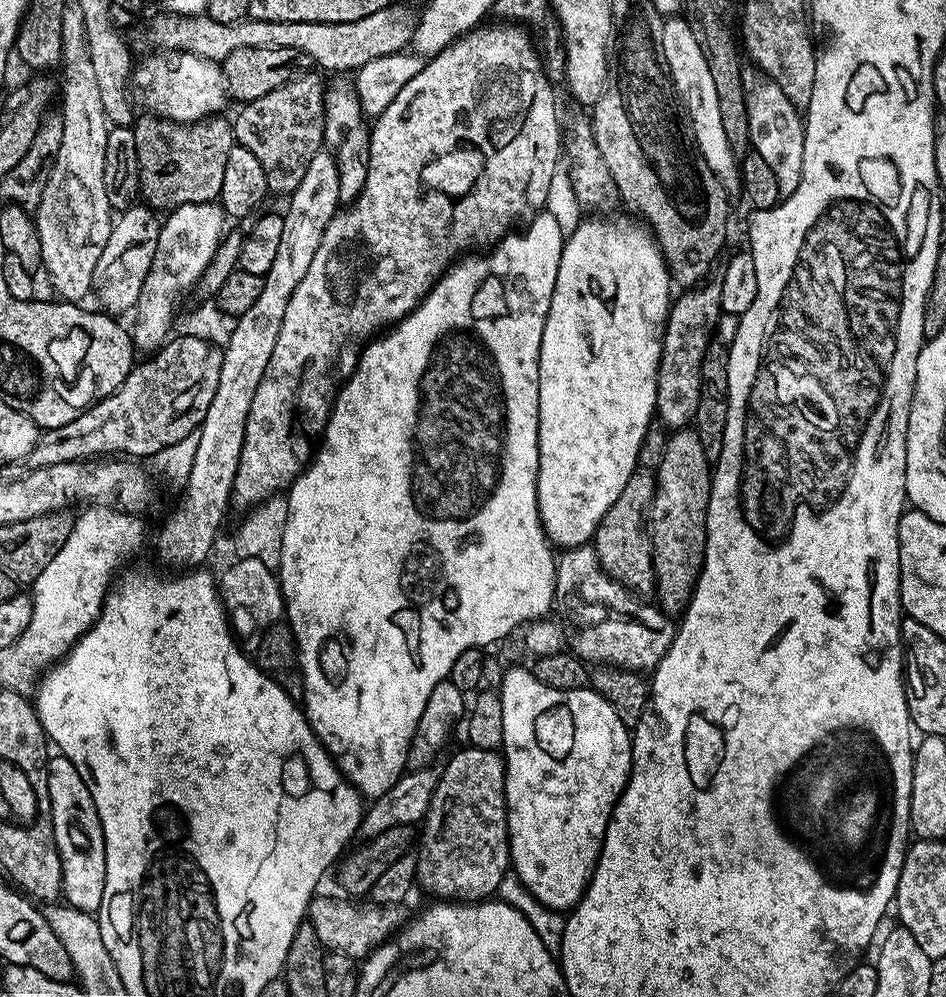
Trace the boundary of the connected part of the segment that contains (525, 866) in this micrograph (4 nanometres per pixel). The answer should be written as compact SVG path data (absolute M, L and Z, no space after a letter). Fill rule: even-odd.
M509 667L503 673L499 693L510 868L538 902L548 908L571 910L592 881L612 811L632 773L630 730L614 714L614 706L591 687L569 692L554 690L538 682L527 667Z

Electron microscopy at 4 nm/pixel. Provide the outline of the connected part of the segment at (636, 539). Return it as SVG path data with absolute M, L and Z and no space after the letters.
M637 467L626 486L622 486L622 494L618 494L614 506L610 506L602 522L598 522L596 535L590 541L598 554L598 562L602 562L602 570L606 570L606 574L614 582L641 598L652 598L656 594L649 520L655 493L655 475L649 469Z

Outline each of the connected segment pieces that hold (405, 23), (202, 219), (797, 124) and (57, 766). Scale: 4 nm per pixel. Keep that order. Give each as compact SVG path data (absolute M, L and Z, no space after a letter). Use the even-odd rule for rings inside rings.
M394 2L390 7L348 23L266 22L246 19L237 24L220 23L208 15L176 17L168 12L156 17L146 30L147 40L160 50L189 52L207 60L222 62L234 50L294 50L301 57L312 56L328 72L355 73L374 58L403 52L411 43L419 17L416 10Z
M219 203L183 204L171 209L163 217L158 234L158 246L154 250L154 262L144 279L140 297L136 306L130 340L144 351L151 354L169 339L172 328L172 315L176 312L176 303L187 288L195 289L200 283L200 276L215 257L216 248L221 245L225 235L224 220L226 213Z
M751 71L743 73L744 94L748 98L748 121L750 122L748 142L751 151L762 154L762 159L770 166L774 179L778 181L781 197L789 196L794 194L794 190L798 190L798 182L802 182L802 150L804 149L802 112L763 72Z
M56 754L47 761L46 779L52 807L52 833L62 862L63 899L83 912L99 913L106 882L106 842L94 798L90 798L82 774L74 770L74 762L65 756Z

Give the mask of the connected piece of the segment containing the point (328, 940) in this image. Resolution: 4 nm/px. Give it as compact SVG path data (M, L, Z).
M323 894L314 896L308 905L306 920L312 924L328 952L341 952L357 962L363 961L378 945L385 944L391 936L395 936L408 923L412 912L410 904L406 902L368 902L368 905L360 906L358 904L361 903L344 900Z

